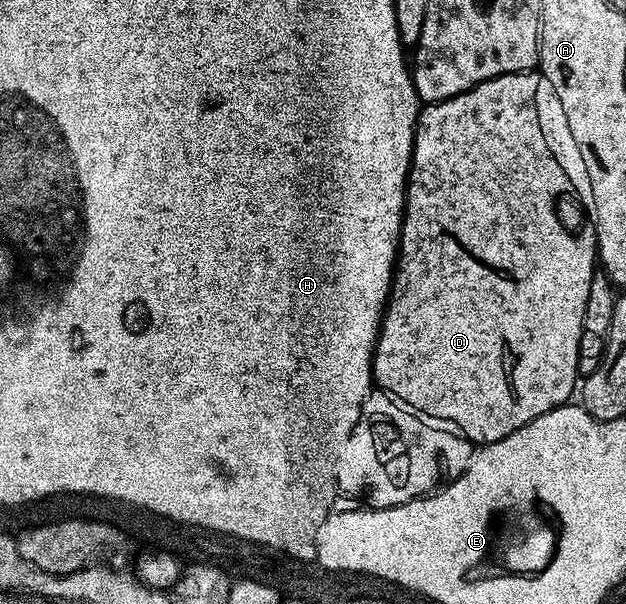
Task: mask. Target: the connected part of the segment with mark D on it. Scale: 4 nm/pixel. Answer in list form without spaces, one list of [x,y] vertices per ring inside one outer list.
[[[531,70],[531,71],[515,71],[515,72],[514,72],[514,73],[510,73],[510,74],[509,74],[509,75],[496,75],[496,76],[495,76],[495,77],[493,77],[493,78],[492,78],[492,79],[487,79],[487,80],[486,80],[486,81],[482,81],[482,82],[481,82],[481,83],[480,83],[480,84],[479,84],[479,85],[478,85],[478,86],[477,86],[477,87],[472,87],[472,88],[470,88],[470,89],[469,89],[469,91],[464,91],[464,92],[463,92],[463,93],[461,93],[461,95],[455,95],[455,96],[454,96],[454,98],[453,98],[453,99],[443,99],[443,100],[442,100],[442,102],[441,102],[441,103],[429,103],[429,104],[427,104],[427,105],[424,105],[424,106],[421,106],[421,109],[420,109],[420,116],[418,116],[418,118],[417,118],[417,119],[416,119],[416,136],[415,136],[415,137],[414,137],[414,145],[413,145],[413,146],[412,146],[412,167],[411,167],[411,168],[410,168],[410,170],[409,170],[409,171],[408,171],[408,186],[407,186],[407,187],[405,187],[405,188],[404,188],[404,219],[403,219],[403,221],[402,221],[402,222],[401,222],[401,223],[400,223],[400,246],[399,246],[399,248],[398,248],[398,250],[397,250],[397,252],[396,252],[396,262],[395,262],[395,264],[394,264],[394,274],[393,274],[393,276],[392,276],[392,285],[391,285],[391,288],[390,288],[390,290],[389,290],[389,292],[388,292],[388,304],[387,304],[387,305],[386,305],[386,306],[385,306],[385,307],[384,307],[384,318],[383,318],[383,319],[381,319],[381,321],[380,321],[380,335],[379,335],[379,336],[378,336],[378,337],[377,337],[377,338],[376,338],[376,349],[375,349],[375,351],[373,351],[373,353],[372,353],[372,378],[373,378],[373,380],[374,380],[374,383],[375,383],[375,386],[376,386],[376,387],[377,387],[377,388],[379,388],[379,390],[381,390],[381,391],[383,391],[383,392],[385,392],[385,393],[387,393],[387,394],[389,394],[389,395],[391,395],[391,396],[392,396],[392,398],[393,398],[393,399],[399,399],[399,400],[400,400],[400,402],[402,402],[402,403],[405,403],[405,404],[406,404],[406,406],[408,406],[408,407],[410,407],[410,408],[411,408],[411,407],[413,407],[413,406],[414,406],[414,405],[423,405],[423,406],[424,406],[424,409],[425,409],[425,410],[427,410],[427,411],[432,411],[432,412],[434,412],[434,413],[442,413],[442,414],[443,414],[443,415],[444,415],[444,422],[445,422],[445,424],[448,424],[448,425],[451,425],[451,426],[452,426],[452,427],[453,427],[453,428],[455,428],[455,430],[457,430],[457,431],[459,431],[459,432],[460,432],[460,434],[461,434],[461,435],[463,435],[463,436],[464,436],[464,438],[465,438],[465,439],[471,439],[471,440],[473,440],[473,441],[479,441],[479,439],[484,439],[484,440],[480,440],[480,441],[491,441],[491,442],[493,442],[493,443],[497,443],[497,442],[498,442],[498,441],[502,441],[502,437],[510,437],[510,433],[514,433],[514,432],[515,432],[515,431],[517,431],[517,430],[518,430],[518,429],[522,429],[522,428],[523,428],[523,427],[524,427],[524,426],[526,426],[526,425],[527,425],[527,423],[529,423],[529,422],[530,422],[530,421],[534,421],[534,420],[535,420],[535,419],[537,419],[537,418],[538,418],[538,417],[542,417],[542,413],[550,413],[550,412],[551,412],[551,411],[553,411],[553,410],[554,410],[554,409],[555,409],[555,408],[556,408],[556,407],[562,407],[562,406],[565,406],[565,404],[567,404],[567,403],[568,403],[568,402],[569,402],[569,400],[571,400],[571,399],[568,399],[568,398],[570,398],[570,397],[571,397],[571,395],[572,395],[572,398],[573,398],[573,395],[574,395],[574,392],[575,392],[575,391],[576,391],[576,390],[577,390],[577,387],[578,387],[578,361],[579,361],[579,360],[580,360],[580,357],[581,357],[581,354],[582,354],[582,348],[580,348],[580,339],[581,339],[581,340],[583,340],[583,339],[584,339],[584,338],[585,338],[585,334],[584,334],[584,314],[585,314],[585,313],[586,313],[586,297],[590,297],[590,281],[591,281],[591,280],[592,280],[592,276],[593,276],[593,275],[595,275],[595,274],[597,274],[597,271],[598,271],[598,256],[597,256],[597,253],[596,253],[596,206],[595,206],[595,205],[594,205],[594,193],[593,193],[593,192],[592,192],[592,189],[591,189],[591,187],[590,187],[590,173],[588,173],[588,172],[587,172],[587,171],[586,171],[586,165],[585,165],[585,164],[584,164],[584,162],[583,162],[583,161],[582,161],[582,153],[581,153],[581,152],[580,152],[580,151],[579,151],[579,147],[578,147],[578,145],[577,145],[577,144],[576,144],[576,143],[573,143],[573,142],[571,142],[571,141],[565,141],[565,143],[564,143],[564,144],[562,144],[562,145],[561,145],[561,147],[555,147],[555,145],[554,145],[554,144],[552,144],[552,143],[548,143],[548,139],[547,139],[547,137],[546,137],[546,136],[544,136],[544,127],[543,127],[543,125],[542,125],[542,124],[540,124],[540,107],[539,107],[539,105],[538,105],[538,104],[536,104],[536,98],[538,98],[538,97],[539,97],[539,95],[540,95],[540,83],[541,83],[541,87],[542,87],[542,79],[541,79],[541,76],[540,76],[540,75],[539,75],[539,74],[537,74],[537,72],[536,72],[536,71],[535,71],[535,70]]]

